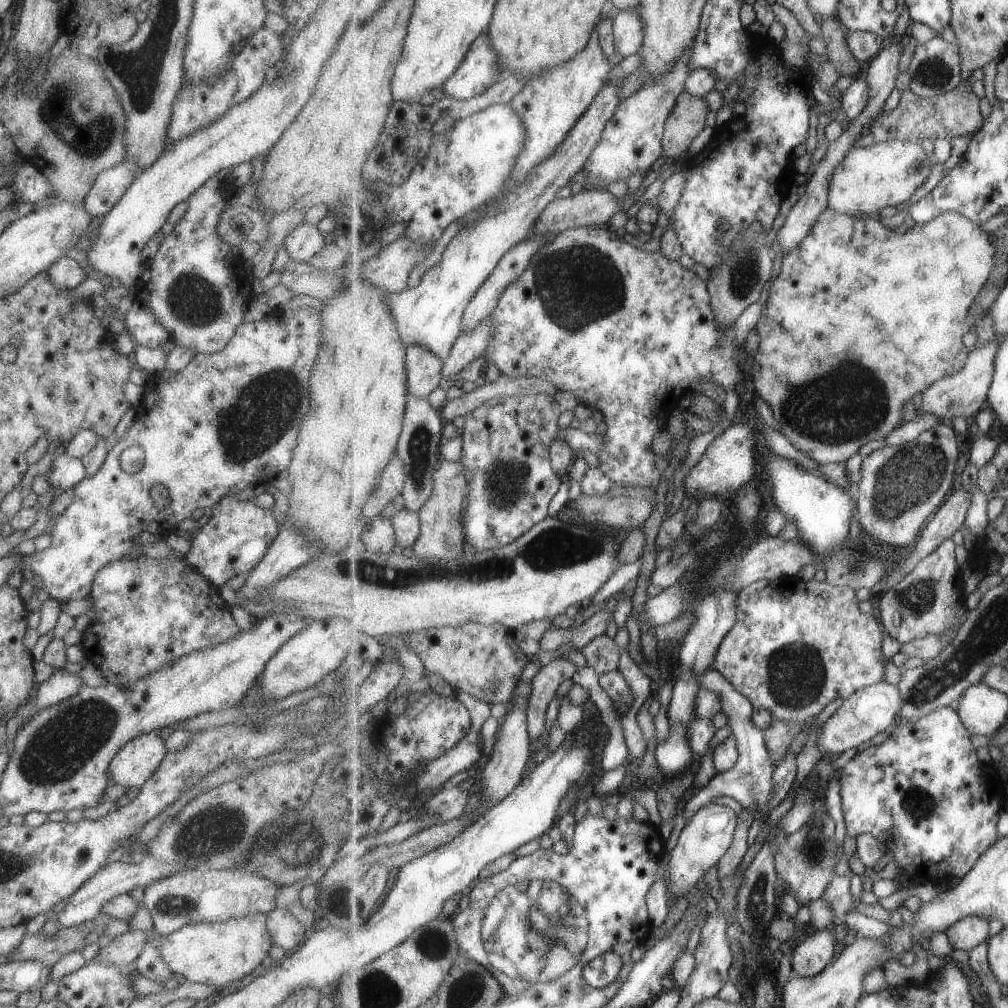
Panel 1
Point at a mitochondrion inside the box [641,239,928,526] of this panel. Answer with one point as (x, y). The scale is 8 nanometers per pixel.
(848, 402)

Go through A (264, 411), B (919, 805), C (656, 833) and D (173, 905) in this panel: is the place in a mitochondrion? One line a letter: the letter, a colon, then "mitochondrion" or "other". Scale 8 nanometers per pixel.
A: mitochondrion
B: mitochondrion
C: other
D: mitochondrion

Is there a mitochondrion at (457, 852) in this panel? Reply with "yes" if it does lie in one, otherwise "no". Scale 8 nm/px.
no

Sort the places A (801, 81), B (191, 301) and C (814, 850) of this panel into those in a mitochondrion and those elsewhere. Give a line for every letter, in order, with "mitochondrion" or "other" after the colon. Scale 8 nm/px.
A: other
B: mitochondrion
C: mitochondrion

